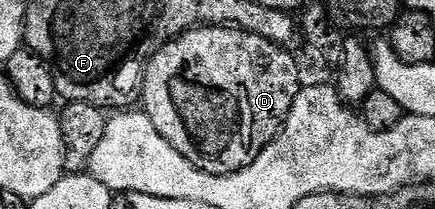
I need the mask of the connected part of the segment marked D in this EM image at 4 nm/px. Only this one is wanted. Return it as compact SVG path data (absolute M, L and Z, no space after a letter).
M197 26L173 38L146 63L140 91L140 102L146 105L144 113L152 120L156 132L196 168L209 174L240 172L282 130L304 85L303 79L298 79L298 62L290 52L272 40L264 40L264 36L233 26Z

